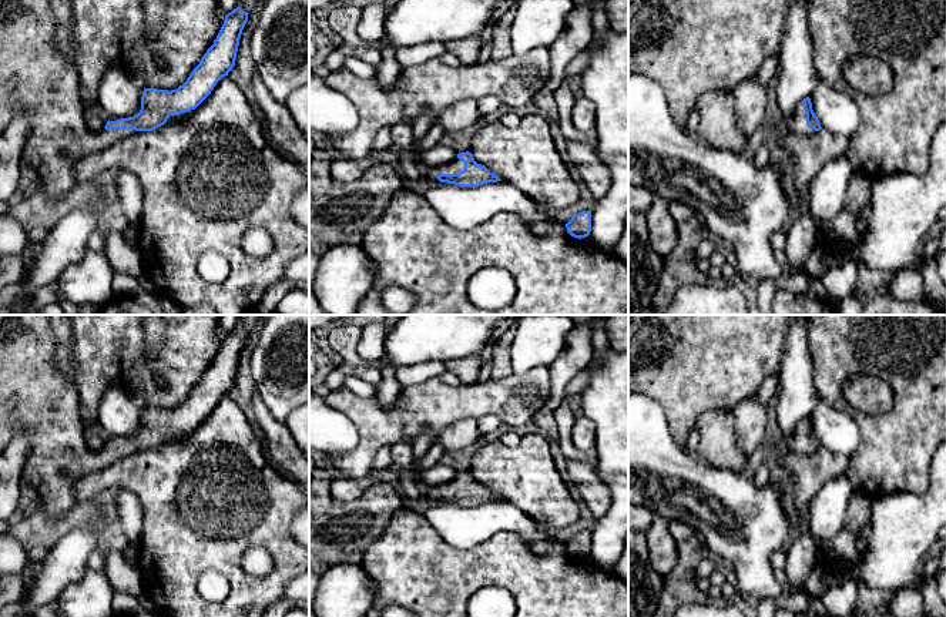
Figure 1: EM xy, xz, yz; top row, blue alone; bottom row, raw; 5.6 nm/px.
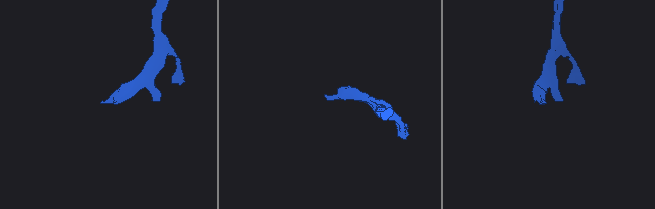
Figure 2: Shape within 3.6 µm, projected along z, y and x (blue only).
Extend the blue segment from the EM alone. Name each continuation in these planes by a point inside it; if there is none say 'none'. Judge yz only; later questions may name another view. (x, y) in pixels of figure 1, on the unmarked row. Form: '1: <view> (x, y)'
1: yz (797, 443)

